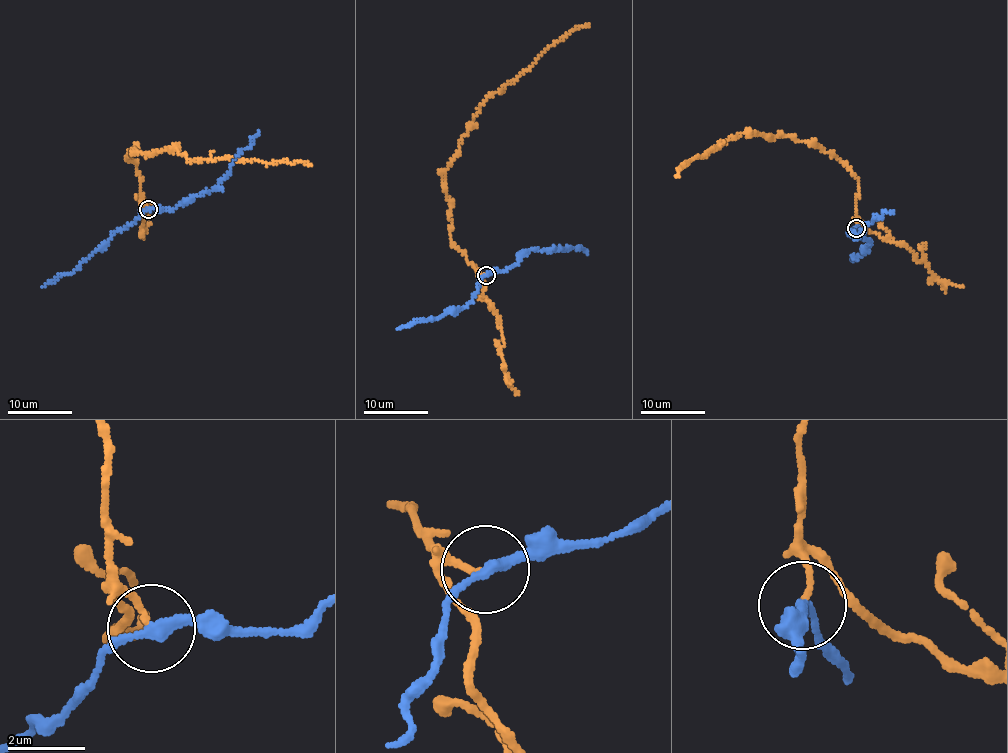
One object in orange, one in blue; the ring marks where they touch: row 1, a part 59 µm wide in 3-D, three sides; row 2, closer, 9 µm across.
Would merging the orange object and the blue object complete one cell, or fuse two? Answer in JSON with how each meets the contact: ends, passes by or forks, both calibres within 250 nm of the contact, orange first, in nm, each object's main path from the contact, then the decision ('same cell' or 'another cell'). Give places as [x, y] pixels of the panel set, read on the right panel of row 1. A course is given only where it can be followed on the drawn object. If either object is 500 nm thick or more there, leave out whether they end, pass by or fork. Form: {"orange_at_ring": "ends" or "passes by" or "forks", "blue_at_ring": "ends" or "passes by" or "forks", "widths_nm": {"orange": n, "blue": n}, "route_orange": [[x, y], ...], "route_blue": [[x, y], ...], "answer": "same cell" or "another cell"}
{"orange_at_ring": "ends", "blue_at_ring": "passes by", "widths_nm": {"orange": 150, "blue": 240}, "route_orange": [[856, 227], [857, 176], [841, 161], [791, 136], [744, 133], [680, 167], [677, 176]], "route_blue": [[856, 227], [856, 238], [850, 232], [855, 236], [876, 217], [881, 218], [882, 213], [893, 212]], "answer": "another cell"}

